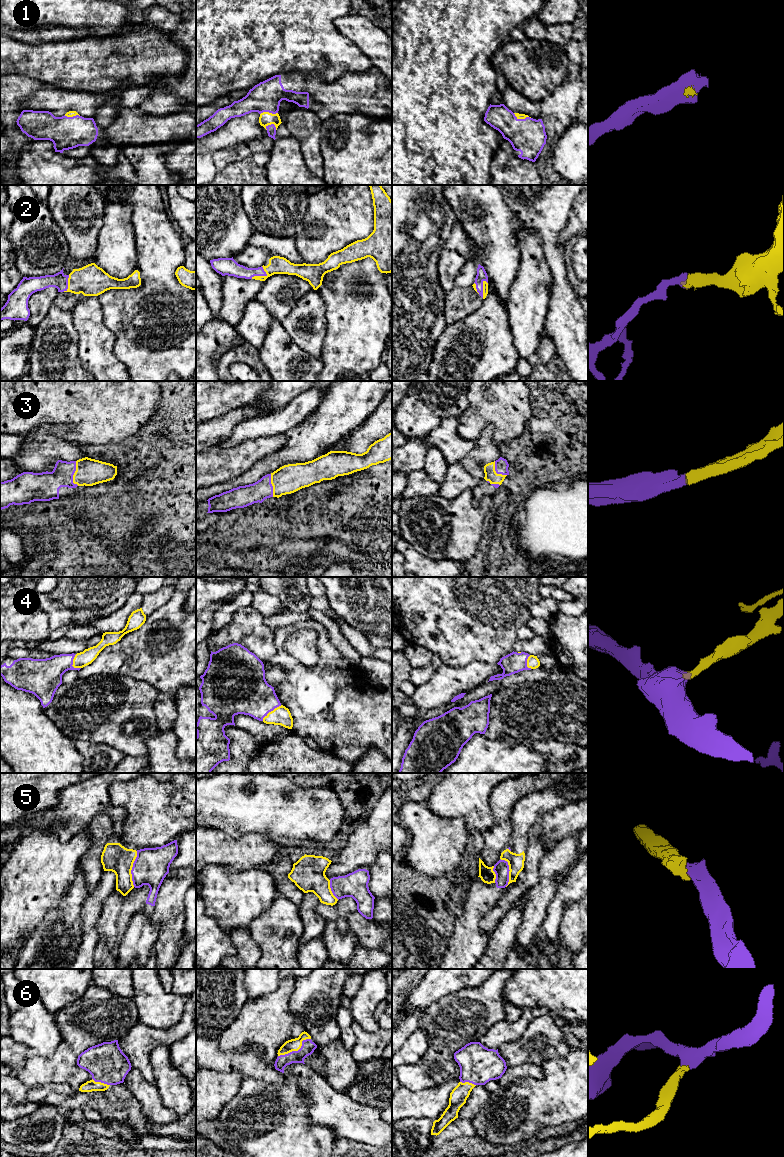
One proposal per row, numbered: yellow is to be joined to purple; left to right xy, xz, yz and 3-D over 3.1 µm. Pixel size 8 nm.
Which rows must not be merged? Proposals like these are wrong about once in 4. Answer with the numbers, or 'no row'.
5

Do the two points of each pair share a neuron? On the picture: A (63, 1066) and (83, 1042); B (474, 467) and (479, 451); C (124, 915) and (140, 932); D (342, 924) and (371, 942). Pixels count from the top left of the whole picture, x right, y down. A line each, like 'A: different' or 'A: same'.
A: different
B: same
C: different
D: different

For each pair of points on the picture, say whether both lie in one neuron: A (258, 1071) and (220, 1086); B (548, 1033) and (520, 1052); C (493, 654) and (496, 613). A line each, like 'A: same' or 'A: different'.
A: different
B: same
C: same

